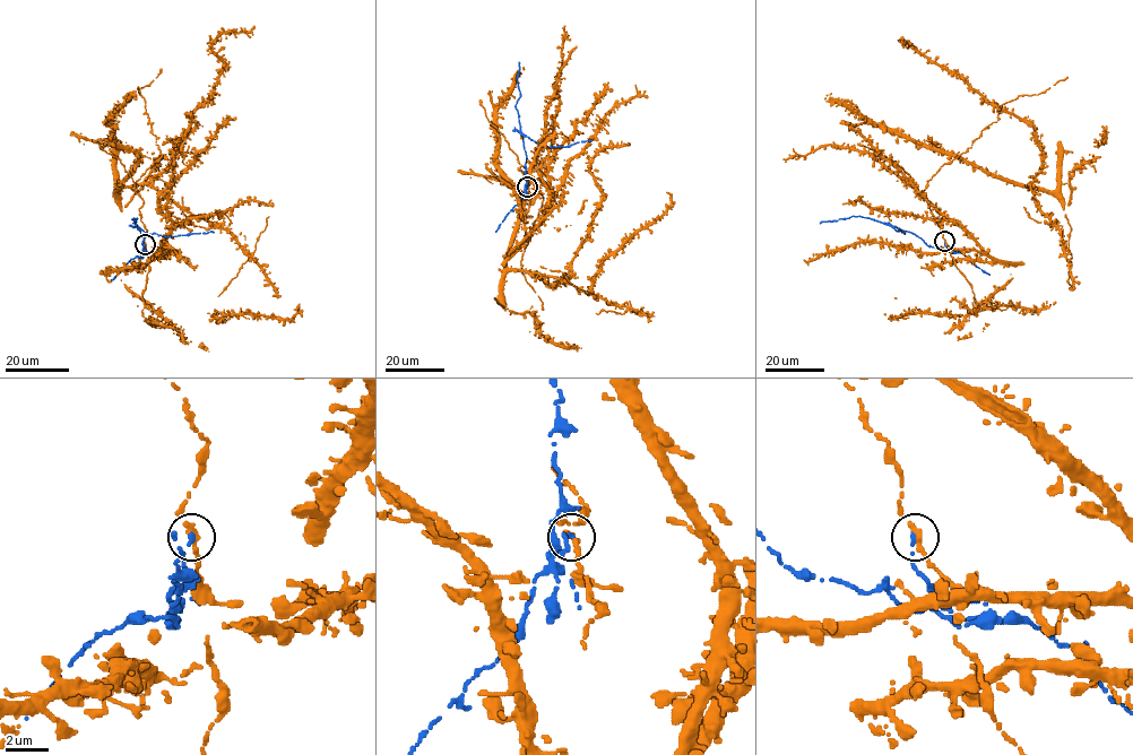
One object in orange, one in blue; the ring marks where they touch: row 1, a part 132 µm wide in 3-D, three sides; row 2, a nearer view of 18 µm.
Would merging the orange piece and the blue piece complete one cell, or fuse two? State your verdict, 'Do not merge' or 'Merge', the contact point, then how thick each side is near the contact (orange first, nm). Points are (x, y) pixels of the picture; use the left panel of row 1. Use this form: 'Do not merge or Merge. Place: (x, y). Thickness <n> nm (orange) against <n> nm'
Do not merge. Place: (145, 244). Thickness 240 nm (orange) against 200 nm

